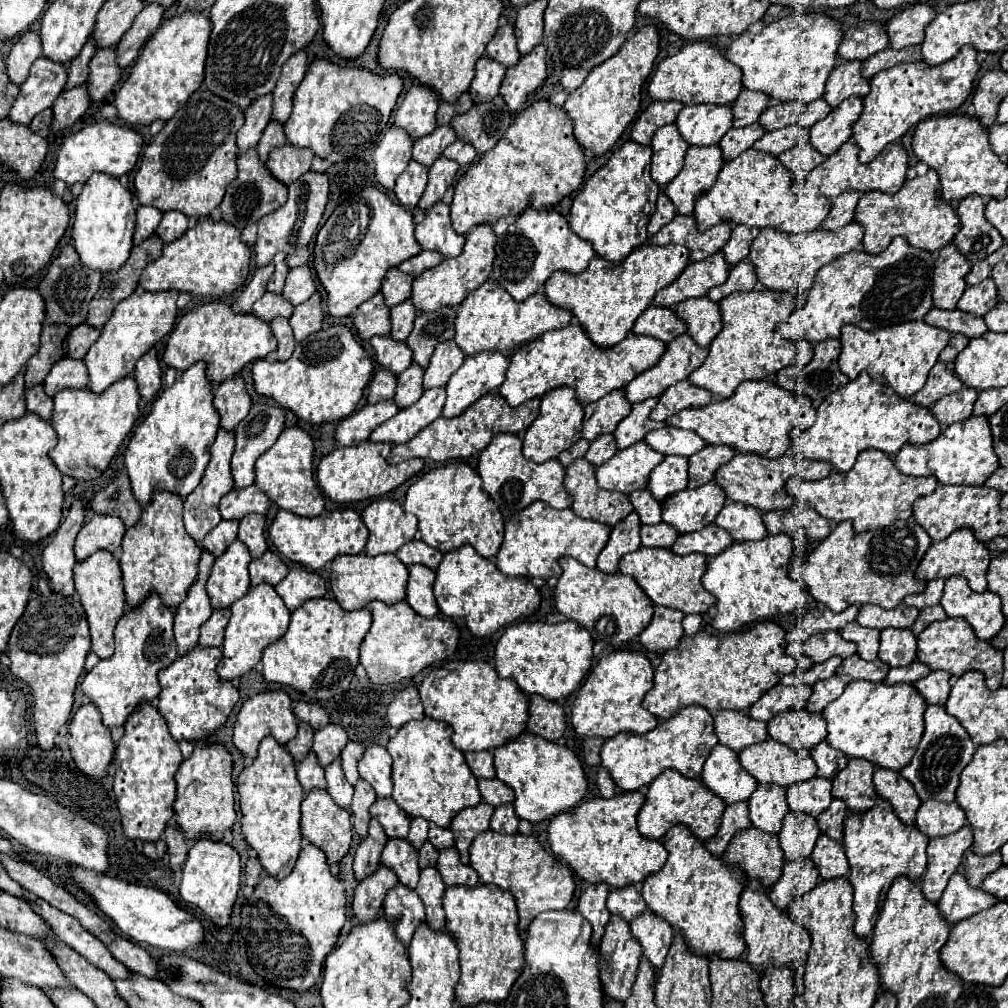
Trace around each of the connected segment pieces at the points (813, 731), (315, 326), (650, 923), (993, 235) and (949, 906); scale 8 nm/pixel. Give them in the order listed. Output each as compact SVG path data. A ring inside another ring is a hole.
M789 710L773 716L767 722L769 736L777 742L789 744L795 750L813 750L821 740L827 738L825 718L821 712Z
M315 292L309 300L305 300L303 304L297 304L289 322L291 322L297 342L301 342L305 336L321 330L321 324L323 324L321 296Z
M645 910L637 918L633 918L629 926L633 936L643 946L643 956L653 964L655 970L659 970L665 962L667 950L673 940L673 928L669 928L669 922L665 922L655 912Z
M977 194L963 198L957 212L961 218L961 230L953 242L971 264L989 256L1003 244L999 230L989 226L991 222L985 218L985 198Z
M959 870L951 876L949 886L945 888L937 906L949 924L957 924L959 920L969 918L997 902L999 900L993 894L987 894L979 888L969 886L965 874L961 874Z

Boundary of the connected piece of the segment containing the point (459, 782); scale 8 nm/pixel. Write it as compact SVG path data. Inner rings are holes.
M429 716L411 720L387 742L387 750L393 756L393 800L411 818L421 816L447 828L459 810L481 802L477 778L465 764L463 752L451 744L447 722Z

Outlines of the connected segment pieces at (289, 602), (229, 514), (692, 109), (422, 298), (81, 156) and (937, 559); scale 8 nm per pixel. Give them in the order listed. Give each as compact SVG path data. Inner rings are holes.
M297 566L289 570L289 574L283 578L281 584L275 586L275 590L285 600L285 606L289 610L295 610L297 606L301 606L301 602L309 598L325 596L327 586L319 574L307 570L305 566Z
M255 484L241 488L241 490L231 490L221 498L221 516L227 520L241 520L245 514L259 512L267 514L271 500L265 496Z
M693 104L683 106L677 116L677 126L681 136L689 144L711 146L719 144L719 140L733 126L731 106L713 106L713 104Z
M477 224L473 230L469 230L465 248L457 258L445 258L441 264L425 270L421 276L415 278L413 294L411 294L415 308L419 312L433 312L439 310L441 306L459 304L461 300L465 300L465 296L471 290L475 290L489 278L493 268L493 258L495 258L495 242L497 236L491 224Z
M93 122L63 142L53 174L67 186L75 182L87 182L87 178L93 172L109 172L113 176L123 176L137 164L141 148L143 148L143 134L137 132L135 128L117 126L111 122Z
M969 528L955 530L949 538L941 542L933 542L927 554L923 556L921 564L917 566L915 574L919 580L933 580L933 578L949 578L949 576L965 576L969 580L971 590L975 592L985 592L987 590L987 568L991 562L991 554L983 542L979 542Z

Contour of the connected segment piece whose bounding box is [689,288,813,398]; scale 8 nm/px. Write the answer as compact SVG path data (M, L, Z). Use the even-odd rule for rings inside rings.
M769 288L751 290L751 292L733 292L727 298L723 298L719 302L719 306L721 306L721 314L723 314L723 328L715 336L715 340L711 342L709 356L705 358L701 368L691 372L691 376L689 376L689 380L695 386L701 386L701 388L713 392L717 398L729 398L737 390L737 386L741 382L745 382L745 380L763 380L763 378L773 376L781 368L793 364L797 348L801 348L801 346L807 346L809 348L809 356L813 356L813 346L809 342L785 340L785 338L779 336L779 326L789 318L789 314L793 314L797 310L803 310L803 307L793 310L795 296L791 292L779 292L779 290L769 290Z

